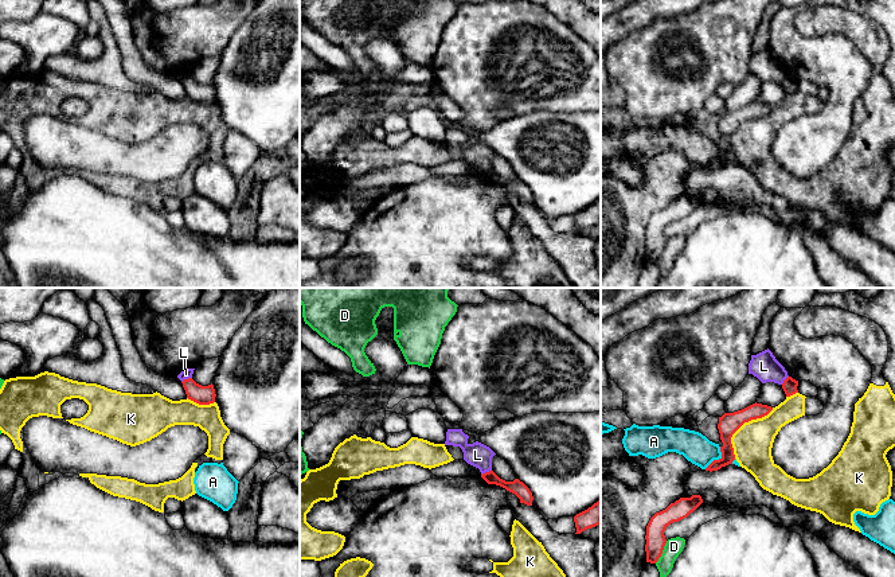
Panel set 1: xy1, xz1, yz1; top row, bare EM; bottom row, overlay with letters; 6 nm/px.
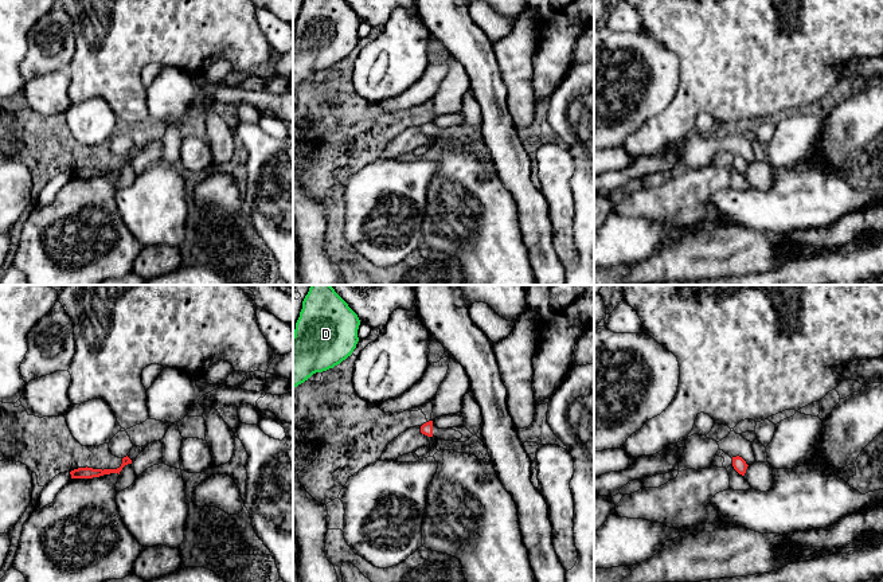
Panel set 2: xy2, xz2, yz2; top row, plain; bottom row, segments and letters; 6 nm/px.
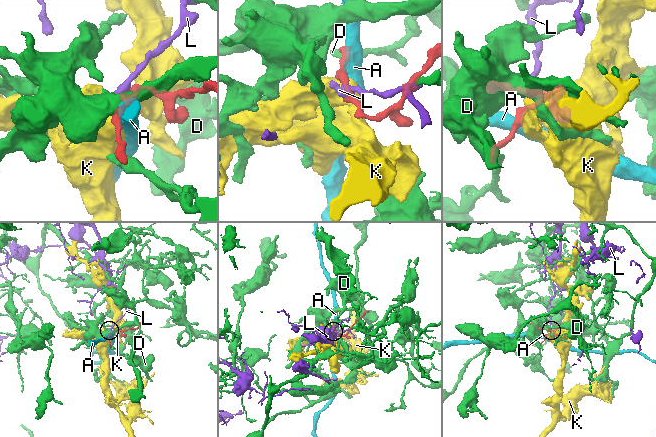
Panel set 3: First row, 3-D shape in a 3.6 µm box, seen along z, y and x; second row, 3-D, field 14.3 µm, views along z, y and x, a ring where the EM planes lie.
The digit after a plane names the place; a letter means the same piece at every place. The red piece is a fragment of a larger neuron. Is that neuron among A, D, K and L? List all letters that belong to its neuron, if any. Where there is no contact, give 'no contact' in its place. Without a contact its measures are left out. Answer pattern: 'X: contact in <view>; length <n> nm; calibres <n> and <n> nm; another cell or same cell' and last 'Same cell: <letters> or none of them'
A: contact in yz1; length 170 nm; calibres 120 and 180 nm; another cell
D: contact in yz1; length 150 nm; calibres 120 and 110 nm; another cell
K: contact in yz1; length 380 nm; calibres 120 and 240 nm; another cell
L: contact in xy1; length 70 nm; calibres 110 and 60 nm; another cell
Same cell: none of them

